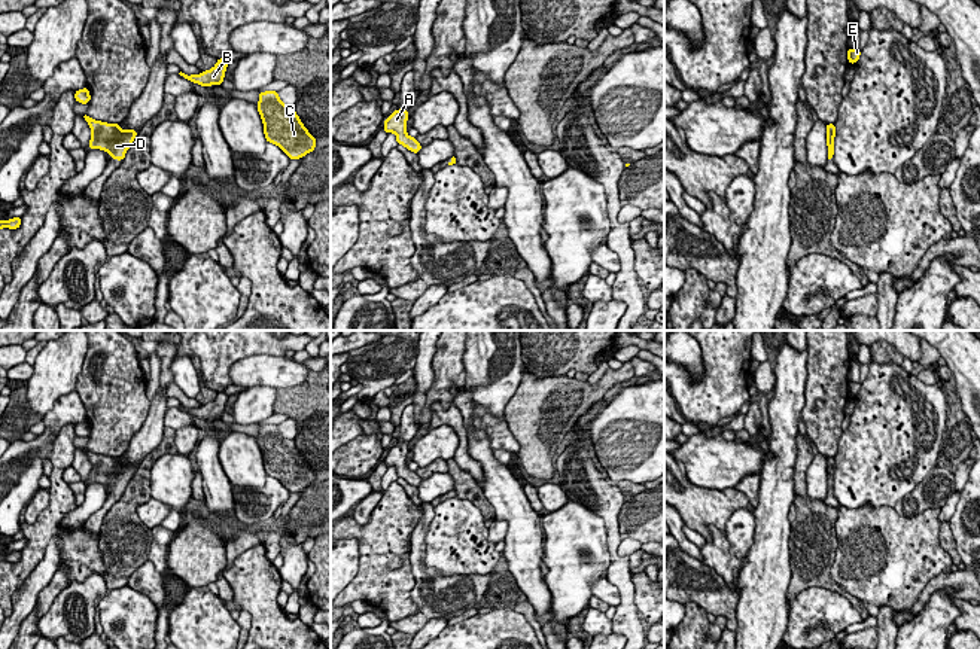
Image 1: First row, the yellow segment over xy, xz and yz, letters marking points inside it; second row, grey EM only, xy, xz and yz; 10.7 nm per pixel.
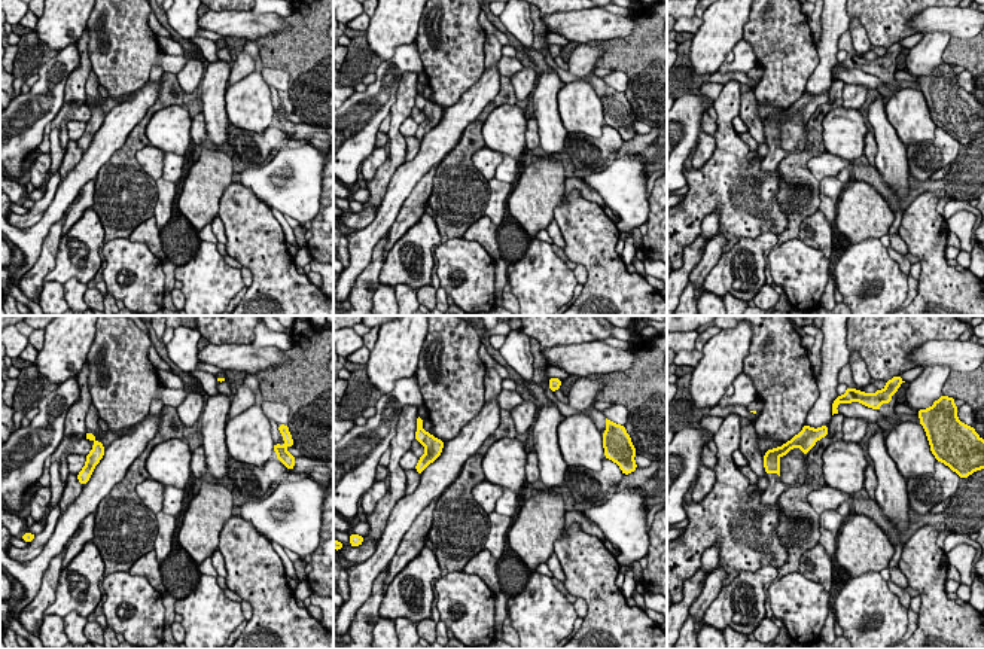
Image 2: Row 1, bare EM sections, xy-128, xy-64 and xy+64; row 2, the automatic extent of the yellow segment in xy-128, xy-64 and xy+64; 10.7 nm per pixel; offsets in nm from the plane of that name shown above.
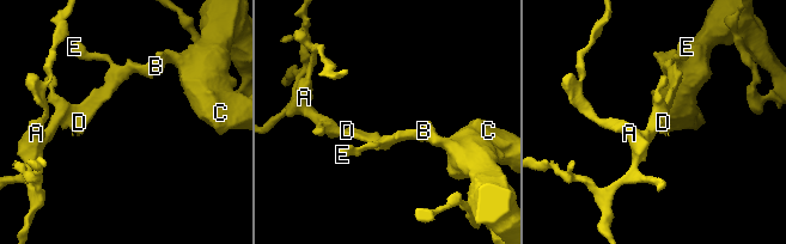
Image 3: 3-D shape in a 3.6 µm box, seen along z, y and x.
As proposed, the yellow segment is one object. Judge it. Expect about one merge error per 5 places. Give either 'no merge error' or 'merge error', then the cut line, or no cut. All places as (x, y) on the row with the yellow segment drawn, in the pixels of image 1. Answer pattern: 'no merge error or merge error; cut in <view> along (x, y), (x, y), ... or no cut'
no merge error; no cut

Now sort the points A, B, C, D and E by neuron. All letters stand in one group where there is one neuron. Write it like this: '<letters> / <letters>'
A B C D E

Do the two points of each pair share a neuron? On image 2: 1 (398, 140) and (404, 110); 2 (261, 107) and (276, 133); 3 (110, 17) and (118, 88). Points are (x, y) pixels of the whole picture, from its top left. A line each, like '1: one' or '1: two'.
1: one
2: two
3: one

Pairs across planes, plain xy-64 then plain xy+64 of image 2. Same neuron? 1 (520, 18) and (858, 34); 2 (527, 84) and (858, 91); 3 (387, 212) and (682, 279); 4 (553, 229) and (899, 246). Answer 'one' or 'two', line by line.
1: one
2: one
3: one
4: one

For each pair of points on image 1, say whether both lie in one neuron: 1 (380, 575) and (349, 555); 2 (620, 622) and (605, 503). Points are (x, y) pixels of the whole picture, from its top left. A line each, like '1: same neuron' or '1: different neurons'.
1: different neurons
2: same neuron

